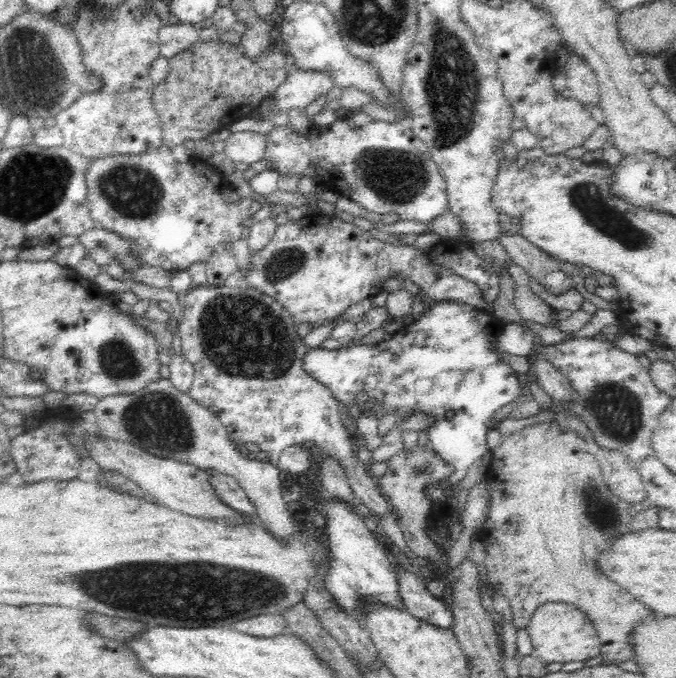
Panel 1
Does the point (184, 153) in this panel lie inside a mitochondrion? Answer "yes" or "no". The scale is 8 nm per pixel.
no

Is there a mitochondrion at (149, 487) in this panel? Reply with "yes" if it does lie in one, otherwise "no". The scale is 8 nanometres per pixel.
no

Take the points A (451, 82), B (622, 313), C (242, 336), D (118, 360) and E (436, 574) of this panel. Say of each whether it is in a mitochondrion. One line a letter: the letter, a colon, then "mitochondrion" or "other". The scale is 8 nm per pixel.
A: mitochondrion
B: other
C: mitochondrion
D: mitochondrion
E: other

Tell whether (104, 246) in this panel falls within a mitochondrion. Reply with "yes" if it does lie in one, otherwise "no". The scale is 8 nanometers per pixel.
yes

